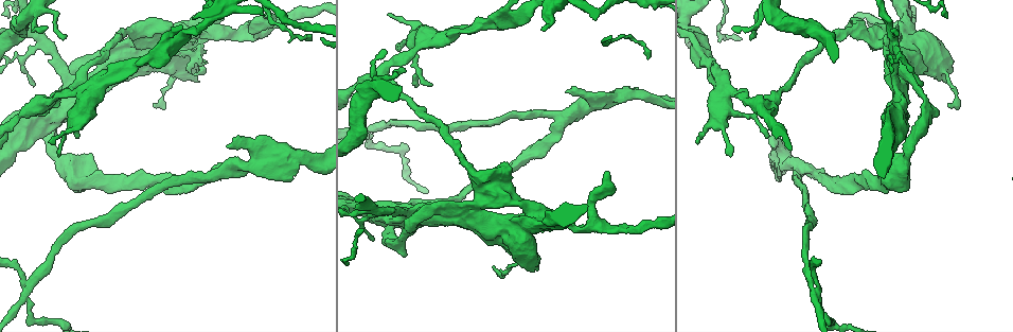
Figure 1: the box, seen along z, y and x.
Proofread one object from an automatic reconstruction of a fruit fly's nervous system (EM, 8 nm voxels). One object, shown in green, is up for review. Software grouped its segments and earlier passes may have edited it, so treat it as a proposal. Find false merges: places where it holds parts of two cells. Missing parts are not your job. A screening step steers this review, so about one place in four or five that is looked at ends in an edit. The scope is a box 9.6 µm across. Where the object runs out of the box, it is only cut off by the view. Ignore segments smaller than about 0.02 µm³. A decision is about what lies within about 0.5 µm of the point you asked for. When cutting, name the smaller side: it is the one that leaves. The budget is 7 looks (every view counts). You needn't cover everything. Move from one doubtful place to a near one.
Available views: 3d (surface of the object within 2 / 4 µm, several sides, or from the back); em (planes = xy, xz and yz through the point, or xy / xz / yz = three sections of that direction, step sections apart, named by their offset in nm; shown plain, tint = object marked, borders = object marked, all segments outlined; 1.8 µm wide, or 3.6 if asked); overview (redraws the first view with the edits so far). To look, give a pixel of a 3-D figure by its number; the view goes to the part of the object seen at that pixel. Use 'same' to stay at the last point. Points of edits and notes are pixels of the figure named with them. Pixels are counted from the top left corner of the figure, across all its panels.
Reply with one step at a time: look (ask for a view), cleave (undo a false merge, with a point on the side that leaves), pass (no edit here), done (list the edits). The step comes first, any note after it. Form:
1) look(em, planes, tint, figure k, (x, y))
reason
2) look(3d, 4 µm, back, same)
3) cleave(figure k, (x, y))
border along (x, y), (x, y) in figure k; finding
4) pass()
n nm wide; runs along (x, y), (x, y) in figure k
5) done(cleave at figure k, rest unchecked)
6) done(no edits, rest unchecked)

look(em, 3.6 µm, planes, tint, figure 1, (596, 227))
two arms in line, one across

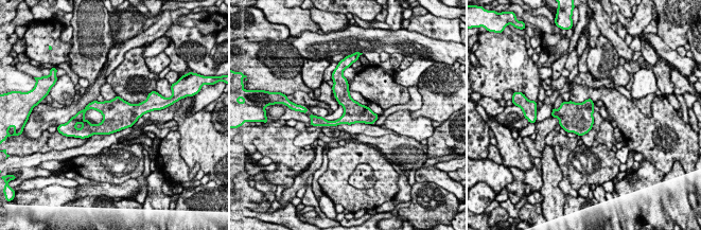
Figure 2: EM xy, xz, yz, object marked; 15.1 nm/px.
pass()
all the same cell

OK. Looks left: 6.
look(em, yz, step 16, tint, figure 1, (44, 106))
sudden change in width

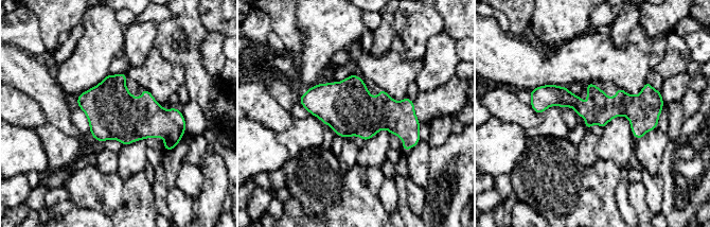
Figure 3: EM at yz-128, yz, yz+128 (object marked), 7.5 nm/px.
look(em, planes, tint, same)
another direction

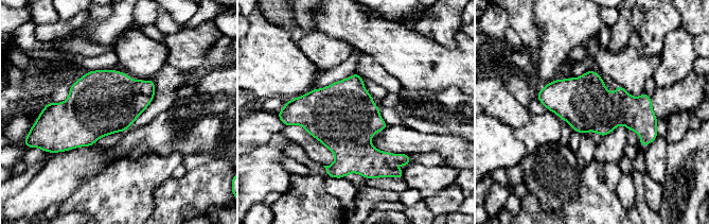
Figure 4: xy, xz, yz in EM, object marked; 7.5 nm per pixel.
pass()
all the same cell

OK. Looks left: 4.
look(em, xy, step 16, tint, figure 1, (448, 34))
thick turns thin

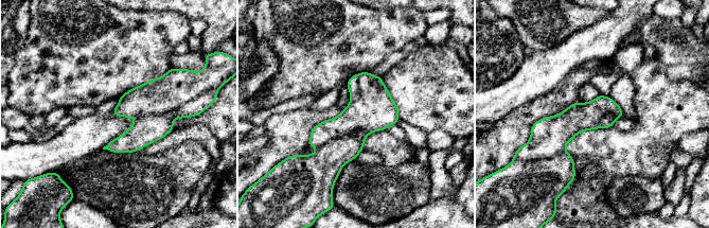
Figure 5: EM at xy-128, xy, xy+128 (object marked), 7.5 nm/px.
look(em, planes, tint, same)

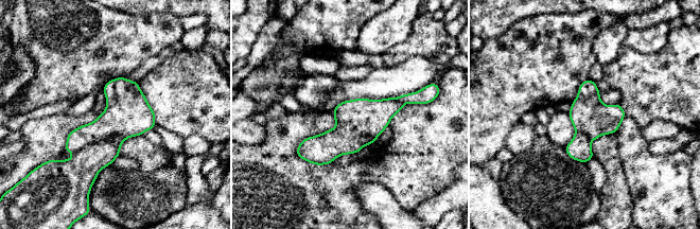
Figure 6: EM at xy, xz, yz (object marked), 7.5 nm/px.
cleave(figure 6, (123, 116))
a second cell is stuck on

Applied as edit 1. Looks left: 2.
done(cleave at figure 6, rest unchecked)

